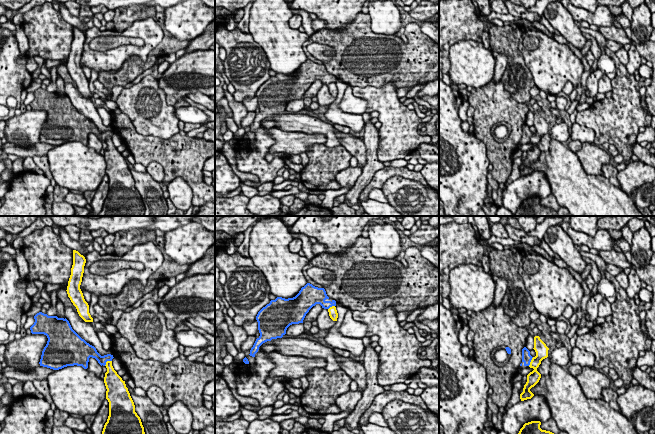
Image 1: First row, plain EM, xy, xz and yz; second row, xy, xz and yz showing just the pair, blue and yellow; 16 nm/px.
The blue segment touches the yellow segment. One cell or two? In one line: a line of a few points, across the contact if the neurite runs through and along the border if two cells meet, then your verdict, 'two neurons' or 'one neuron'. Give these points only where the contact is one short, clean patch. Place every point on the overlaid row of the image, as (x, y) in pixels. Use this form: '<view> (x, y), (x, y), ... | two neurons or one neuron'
xy (111, 360), (108, 360), (104, 365) | two neurons

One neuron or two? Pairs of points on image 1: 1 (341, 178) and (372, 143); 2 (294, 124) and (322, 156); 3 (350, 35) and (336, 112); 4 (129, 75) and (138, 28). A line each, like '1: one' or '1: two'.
1: two
2: two
3: two
4: two

